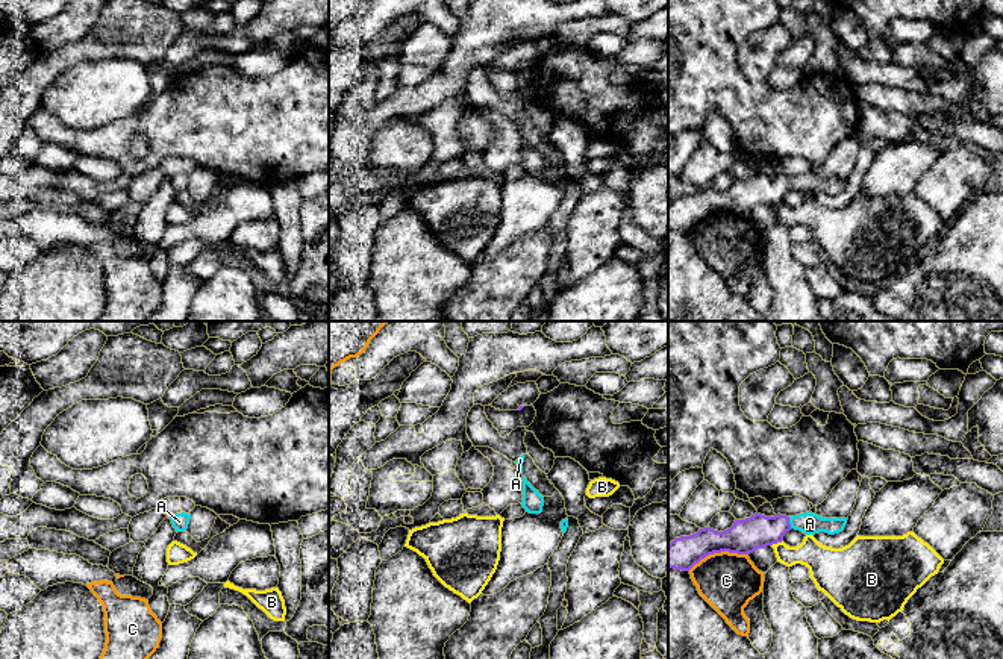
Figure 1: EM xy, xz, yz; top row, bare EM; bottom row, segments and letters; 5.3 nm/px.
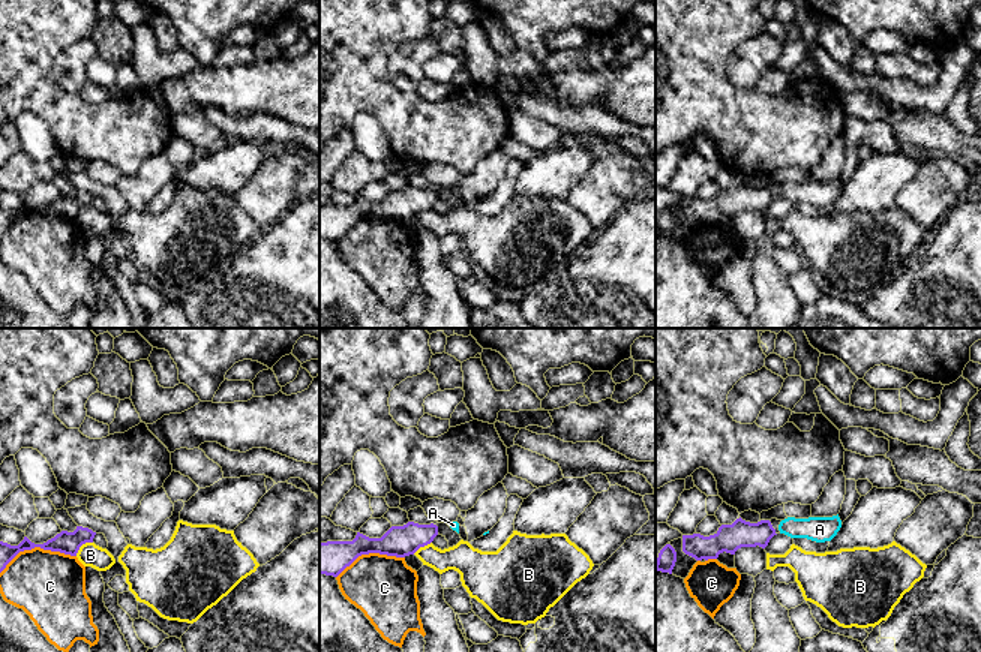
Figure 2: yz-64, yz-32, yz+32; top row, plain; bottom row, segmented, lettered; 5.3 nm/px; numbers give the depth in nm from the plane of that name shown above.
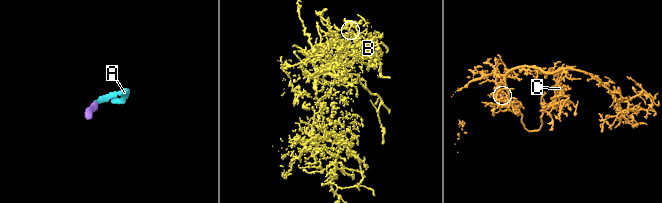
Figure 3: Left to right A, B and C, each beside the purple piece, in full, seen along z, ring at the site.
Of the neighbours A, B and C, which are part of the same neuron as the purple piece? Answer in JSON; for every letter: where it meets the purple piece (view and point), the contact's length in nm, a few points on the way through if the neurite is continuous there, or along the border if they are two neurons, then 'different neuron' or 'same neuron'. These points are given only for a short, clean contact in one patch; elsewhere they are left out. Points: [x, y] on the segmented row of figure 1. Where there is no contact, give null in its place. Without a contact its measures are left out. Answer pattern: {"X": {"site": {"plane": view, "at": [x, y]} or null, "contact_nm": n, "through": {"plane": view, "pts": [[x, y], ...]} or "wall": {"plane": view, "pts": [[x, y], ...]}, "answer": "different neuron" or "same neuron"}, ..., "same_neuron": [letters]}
{"A": {"site": {"plane": "yz", "at": [788, 523]}, "contact_nm": 70, "through": {"plane": "yz", "pts": [[744, 537], [788, 523], [809, 523]]}, "answer": "same neuron"}, "B": {"site": {"plane": "yz", "at": [776, 543]}, "contact_nm": 70, "wall": {"plane": "yz", "pts": [[782, 540], [771, 546]]}, "answer": "different neuron"}, "C": {"site": {"plane": "yz", "at": [717, 552]}, "contact_nm": 340, "answer": "different neuron"}, "same_neuron": ["A"]}

